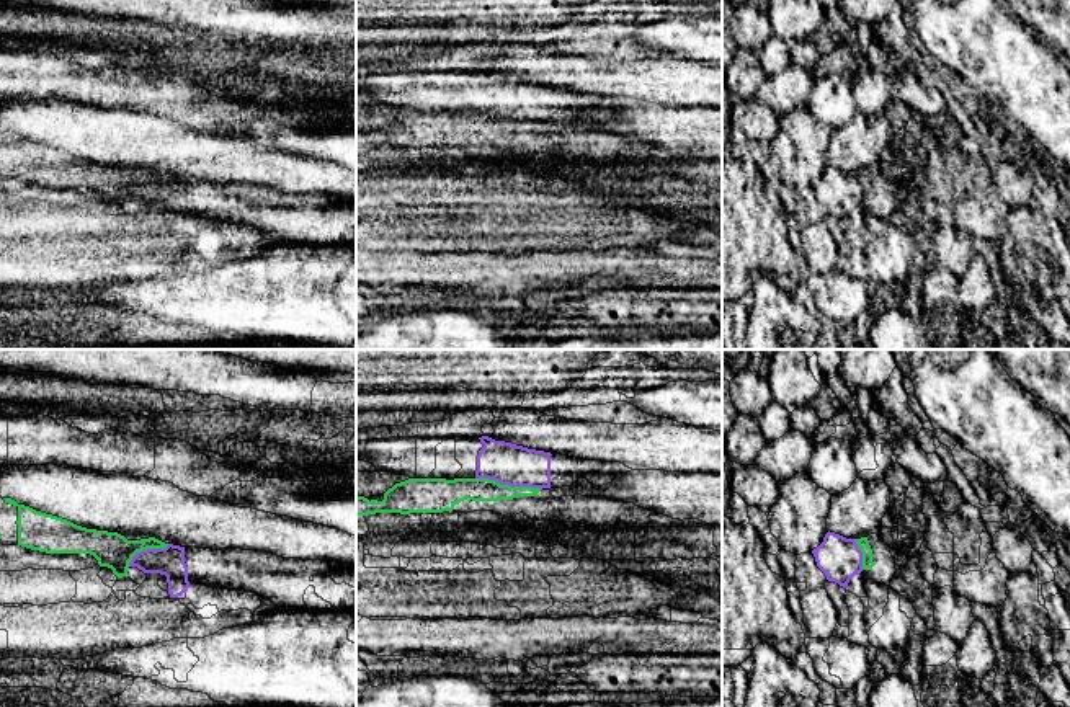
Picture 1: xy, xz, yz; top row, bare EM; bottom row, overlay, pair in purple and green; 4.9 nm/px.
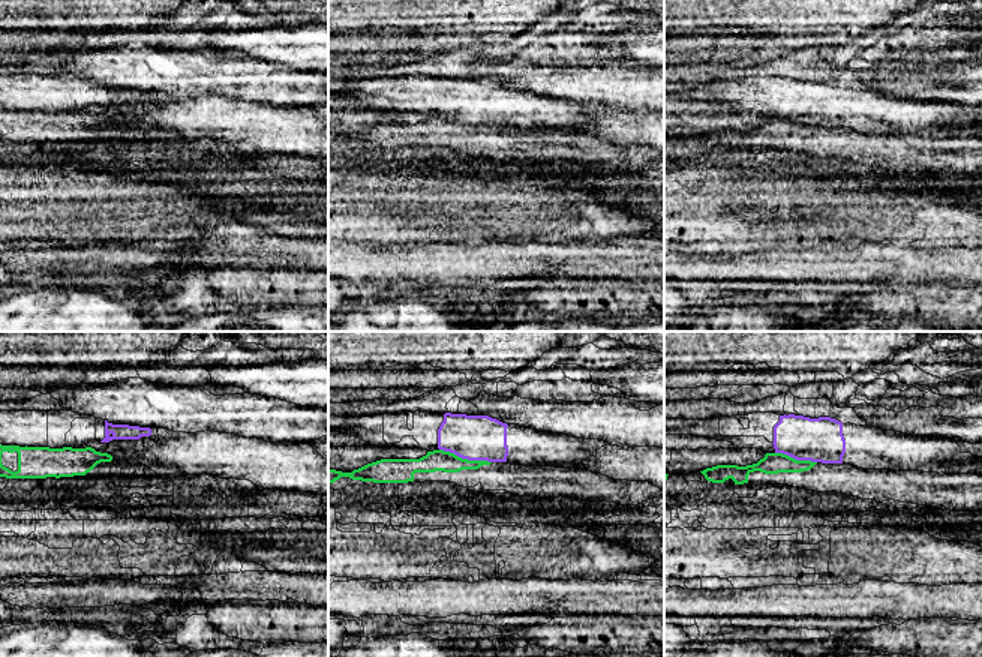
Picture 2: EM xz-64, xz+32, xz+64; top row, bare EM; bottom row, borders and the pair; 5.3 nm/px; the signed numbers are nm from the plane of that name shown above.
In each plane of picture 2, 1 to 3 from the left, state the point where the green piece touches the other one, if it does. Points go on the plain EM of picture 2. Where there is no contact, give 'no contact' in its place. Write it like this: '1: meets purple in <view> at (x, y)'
1: no contact
2: meets purple in xz+32 at (465, 122)
3: meets purple in xz+64 at (796, 123)

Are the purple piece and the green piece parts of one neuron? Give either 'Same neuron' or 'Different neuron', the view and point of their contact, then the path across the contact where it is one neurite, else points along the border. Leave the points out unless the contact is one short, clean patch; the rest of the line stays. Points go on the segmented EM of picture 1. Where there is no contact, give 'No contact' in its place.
Different neuron. Touches purple at xz (508, 484). Boundary: xz (476, 477), (541, 489)

